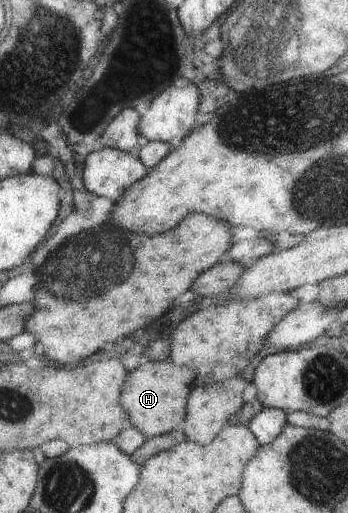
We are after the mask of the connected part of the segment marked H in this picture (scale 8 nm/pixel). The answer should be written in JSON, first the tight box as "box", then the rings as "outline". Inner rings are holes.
{"box":[118,339,190,437],"outline":[[[168,339],[154,340],[145,348],[146,358],[136,368],[127,371],[118,402],[120,408],[124,408],[130,425],[144,436],[155,437],[179,427],[184,420],[184,406],[190,389],[190,380],[183,368],[174,366],[167,359]]]}

